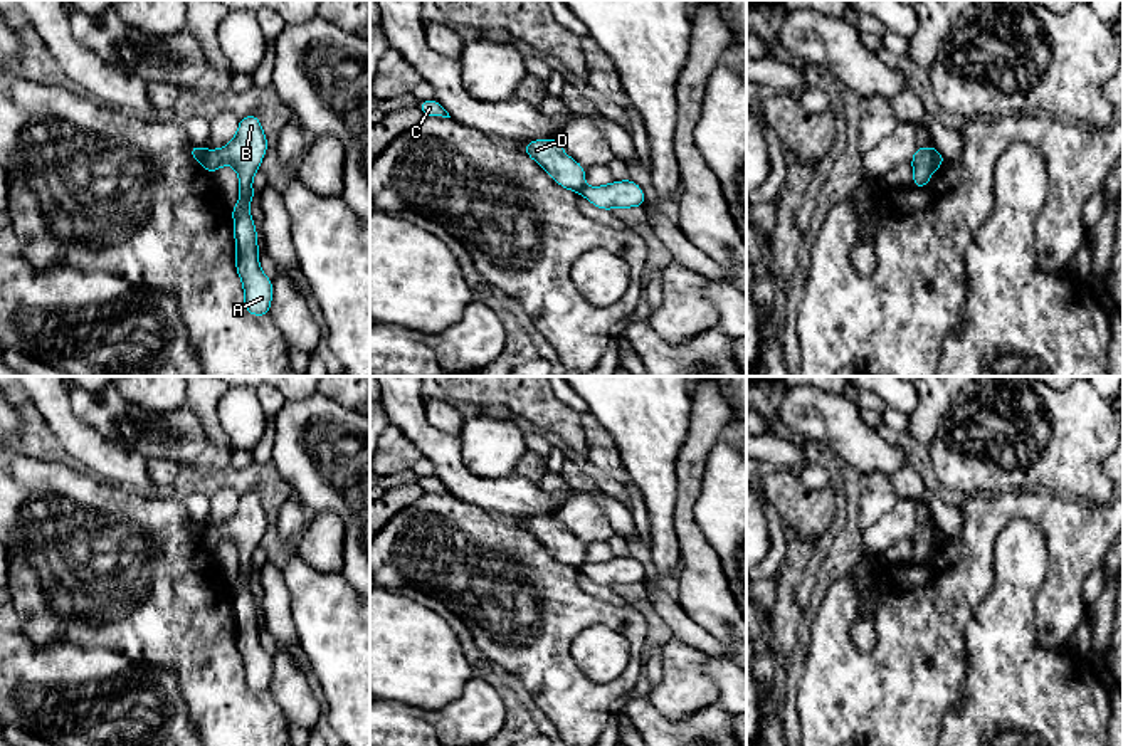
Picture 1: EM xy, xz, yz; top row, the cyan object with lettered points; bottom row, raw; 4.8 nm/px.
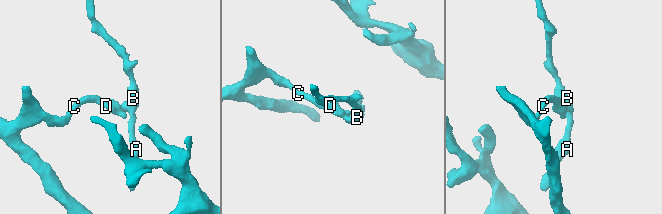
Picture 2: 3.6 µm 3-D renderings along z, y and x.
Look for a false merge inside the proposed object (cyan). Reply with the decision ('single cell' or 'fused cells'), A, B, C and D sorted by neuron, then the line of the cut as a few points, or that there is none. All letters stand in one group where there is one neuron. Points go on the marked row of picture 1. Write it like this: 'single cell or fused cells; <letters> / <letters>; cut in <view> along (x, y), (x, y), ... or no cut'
fused cells; A B / C D; cut in xy along (207, 150), (204, 167)

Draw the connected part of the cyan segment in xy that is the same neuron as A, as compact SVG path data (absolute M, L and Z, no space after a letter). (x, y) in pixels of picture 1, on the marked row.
M249 114L239 121L234 139L219 150L207 150L203 166L215 173L220 166L230 165L239 176L239 203L232 208L235 237L235 269L244 287L245 309L252 316L269 314L272 302L272 281L259 265L257 232L249 210L256 197L252 178L267 151L267 138L257 116Z

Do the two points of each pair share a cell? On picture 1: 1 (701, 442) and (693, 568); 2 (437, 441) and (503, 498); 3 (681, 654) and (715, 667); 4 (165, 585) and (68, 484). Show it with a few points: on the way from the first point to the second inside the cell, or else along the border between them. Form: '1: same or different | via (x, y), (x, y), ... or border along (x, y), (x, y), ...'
1: same | via (690, 474), (685, 498), (685, 526), (690, 536)
2: same | via (448, 459), (476, 491), (485, 493)
3: different | border along (706, 657), (706, 672), (717, 688), (717, 701)
4: same | via (167, 550), (167, 541), (153, 528), (103, 508)

